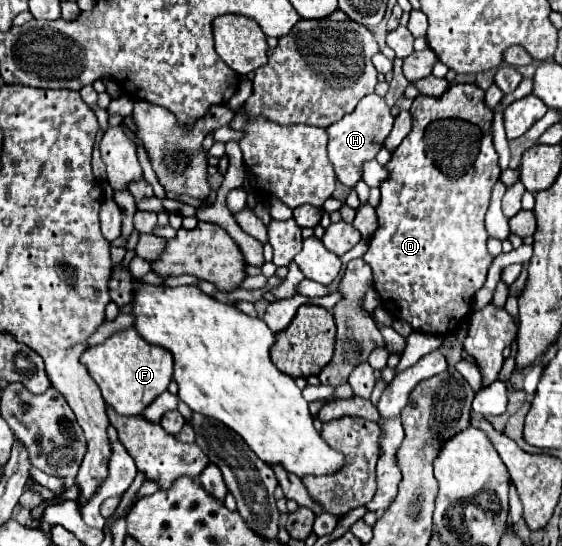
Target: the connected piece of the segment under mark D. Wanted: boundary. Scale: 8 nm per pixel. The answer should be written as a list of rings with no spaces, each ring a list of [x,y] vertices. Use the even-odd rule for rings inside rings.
[[[450,85],[450,89],[442,95],[442,97],[428,97],[428,95],[418,95],[412,103],[412,131],[410,135],[402,141],[402,145],[392,153],[392,161],[386,165],[390,171],[390,177],[380,185],[382,191],[382,203],[376,209],[378,215],[378,229],[370,239],[370,247],[364,255],[364,261],[372,267],[374,271],[374,287],[382,299],[382,307],[386,311],[390,311],[392,317],[408,321],[412,325],[414,331],[420,333],[432,333],[432,335],[448,335],[452,333],[452,329],[458,329],[458,325],[462,323],[462,317],[466,317],[472,309],[472,297],[474,293],[484,285],[486,281],[486,273],[488,267],[492,263],[492,255],[486,249],[486,227],[484,227],[484,215],[490,203],[490,195],[492,195],[492,187],[496,185],[498,177],[500,177],[500,165],[498,165],[498,153],[492,145],[492,109],[484,107],[484,91],[476,85]]]

